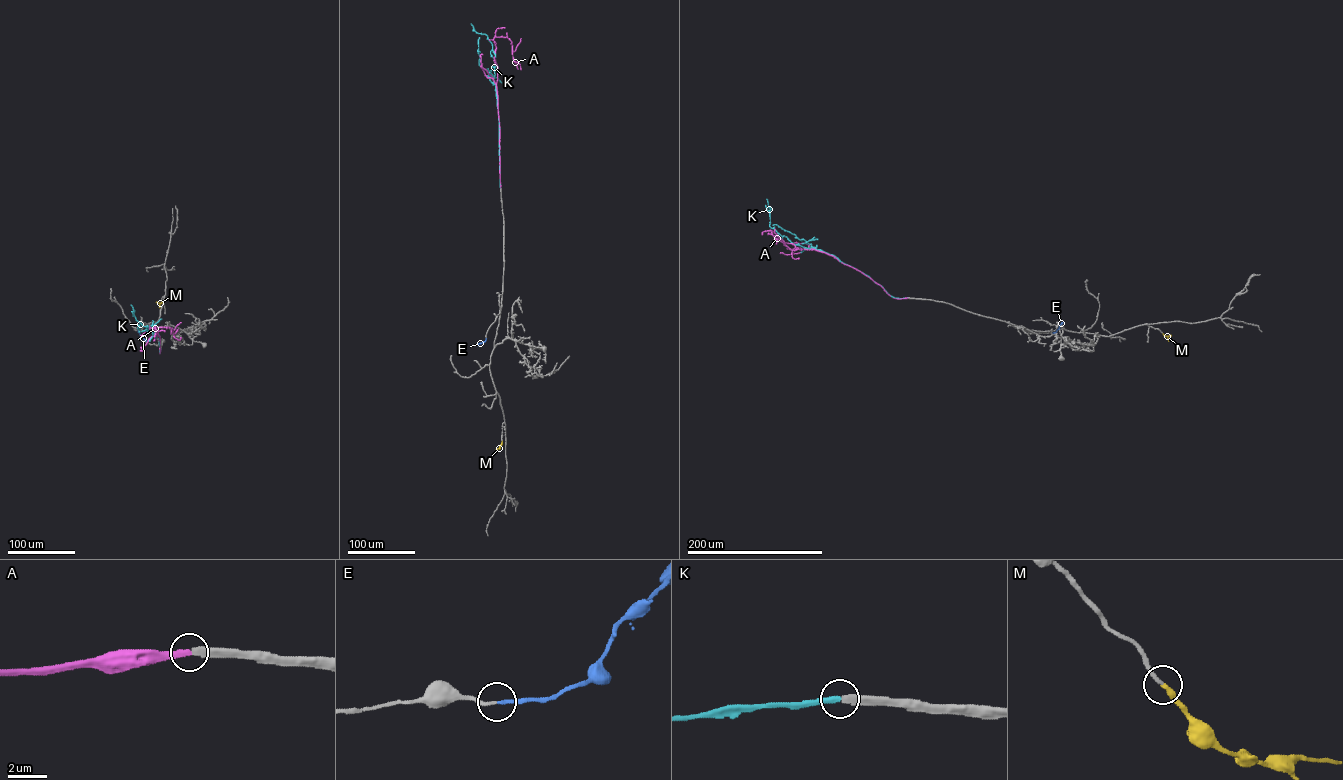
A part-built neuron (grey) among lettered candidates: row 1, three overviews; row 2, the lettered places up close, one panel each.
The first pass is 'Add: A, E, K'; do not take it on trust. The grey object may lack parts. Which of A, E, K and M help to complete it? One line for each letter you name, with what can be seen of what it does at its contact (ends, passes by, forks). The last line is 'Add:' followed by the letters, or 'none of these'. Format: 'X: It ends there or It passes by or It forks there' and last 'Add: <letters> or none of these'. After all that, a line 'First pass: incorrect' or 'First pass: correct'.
A: It ends there
E: It ends there
M: It ends there
Add: A, E, M
First pass: incorrect

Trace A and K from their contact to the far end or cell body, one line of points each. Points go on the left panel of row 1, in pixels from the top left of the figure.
A: (160, 348), (155, 327), (172, 328), (175, 338), (181, 337)
K: (160, 348), (157, 331), (154, 333), (136, 320), (131, 305)

